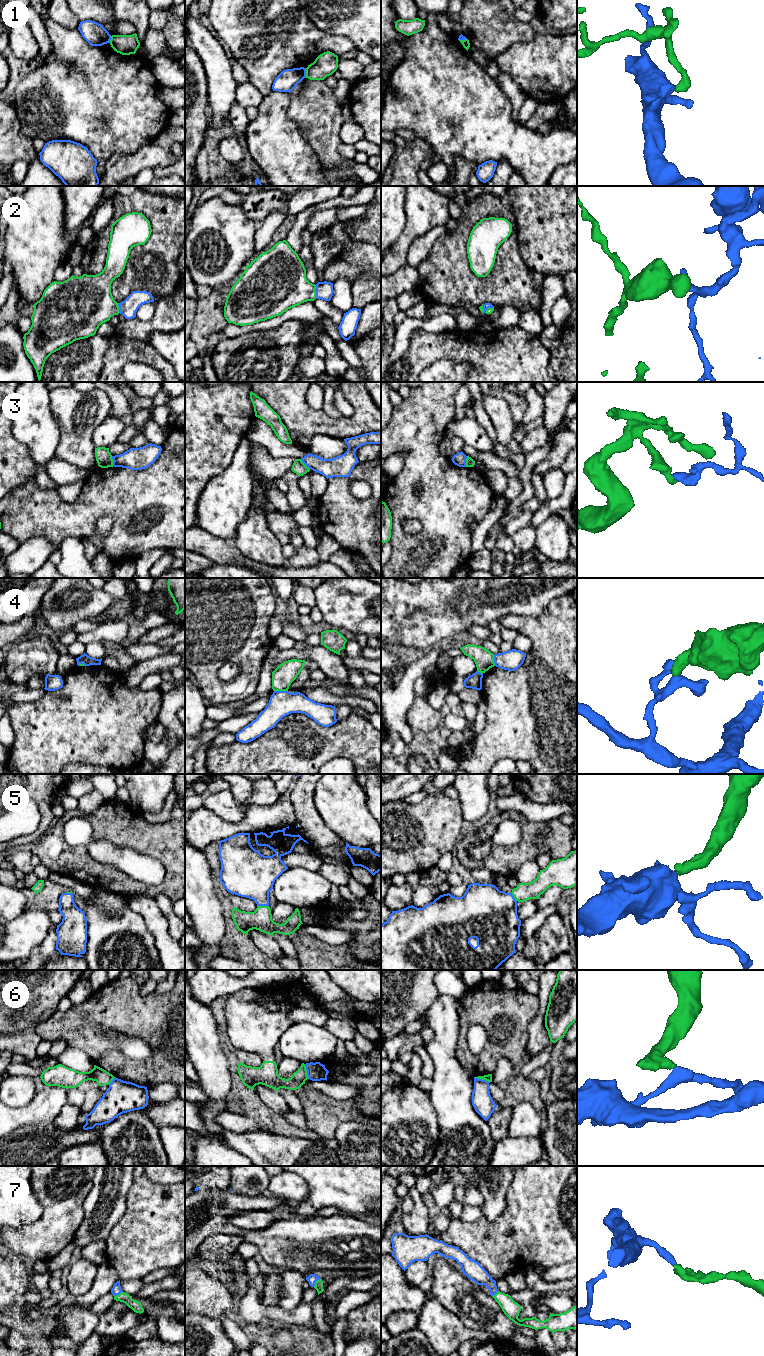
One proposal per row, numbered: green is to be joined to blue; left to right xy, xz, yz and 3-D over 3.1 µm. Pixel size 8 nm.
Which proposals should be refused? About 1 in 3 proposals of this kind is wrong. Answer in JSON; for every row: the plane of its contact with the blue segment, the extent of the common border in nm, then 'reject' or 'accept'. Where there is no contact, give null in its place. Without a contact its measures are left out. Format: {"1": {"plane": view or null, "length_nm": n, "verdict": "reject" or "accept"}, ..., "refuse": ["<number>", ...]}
{"1": {"plane": "xz", "length_nm": 80, "verdict": "reject"}, "2": {"plane": "xz", "length_nm": 100, "verdict": "accept"}, "3": {"plane": "yz", "length_nm": 90, "verdict": "reject"}, "4": {"plane": "xz", "length_nm": 110, "verdict": "reject"}, "5": {"plane": "xz", "length_nm": 100, "verdict": "accept"}, "6": {"plane": "xz", "length_nm": 130, "verdict": "reject"}, "7": {"plane": "xz", "length_nm": 90, "verdict": "accept"}, "refuse": ["1", "3", "4", "6"]}

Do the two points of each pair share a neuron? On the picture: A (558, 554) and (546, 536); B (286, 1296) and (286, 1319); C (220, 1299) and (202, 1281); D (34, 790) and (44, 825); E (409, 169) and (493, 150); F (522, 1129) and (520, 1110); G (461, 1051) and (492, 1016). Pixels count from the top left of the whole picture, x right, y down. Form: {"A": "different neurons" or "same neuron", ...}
{"A": "same neuron", "B": "different neurons", "C": "same neuron", "D": "same neuron", "E": "different neurons", "F": "same neuron", "G": "same neuron"}

